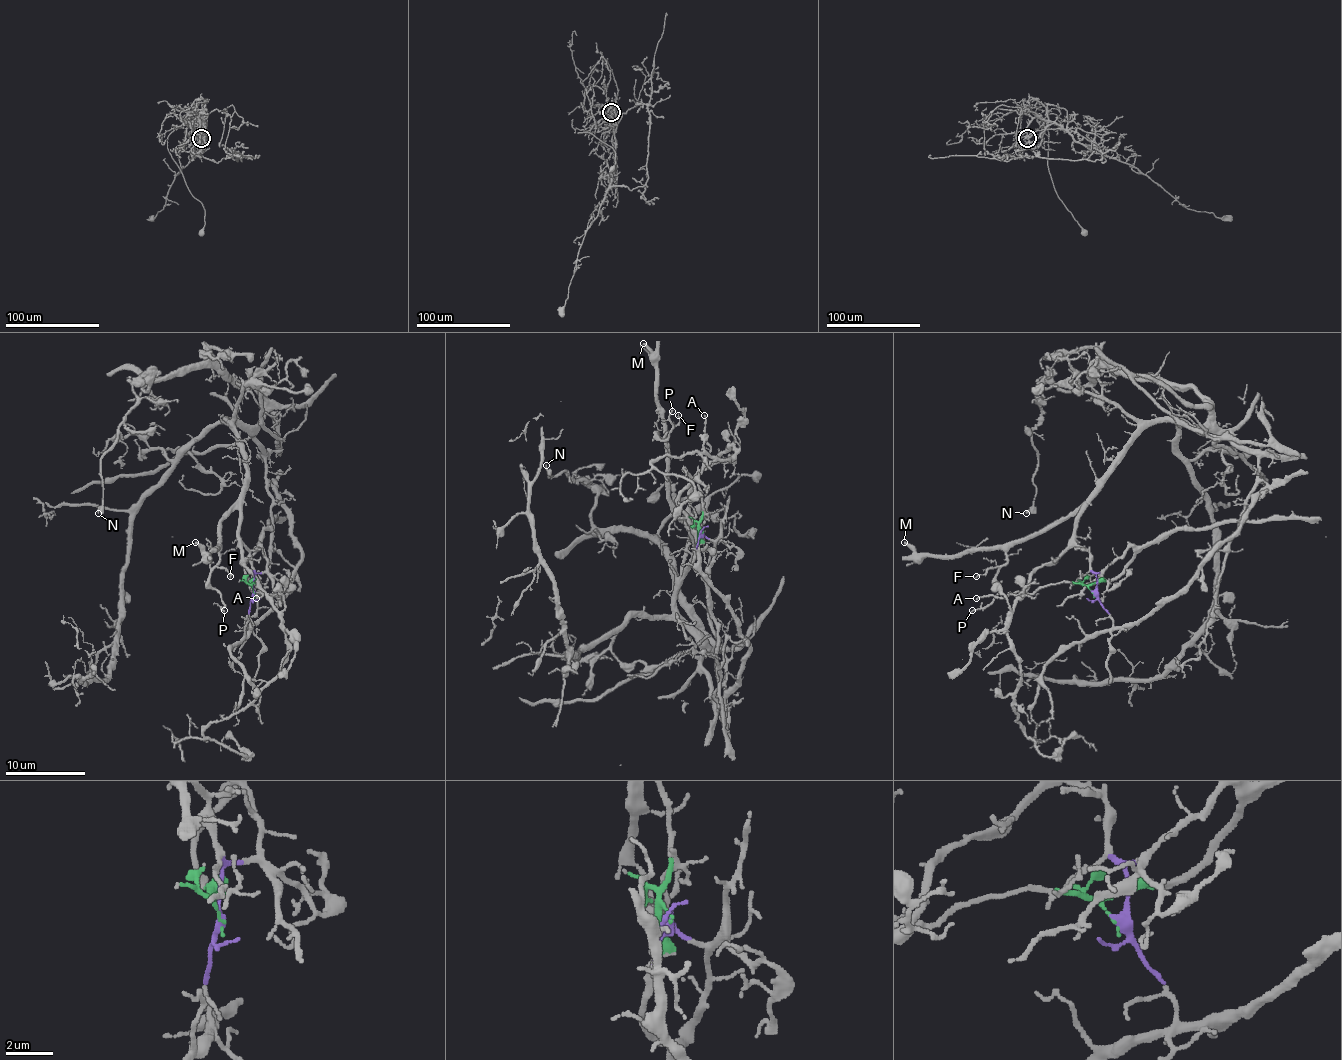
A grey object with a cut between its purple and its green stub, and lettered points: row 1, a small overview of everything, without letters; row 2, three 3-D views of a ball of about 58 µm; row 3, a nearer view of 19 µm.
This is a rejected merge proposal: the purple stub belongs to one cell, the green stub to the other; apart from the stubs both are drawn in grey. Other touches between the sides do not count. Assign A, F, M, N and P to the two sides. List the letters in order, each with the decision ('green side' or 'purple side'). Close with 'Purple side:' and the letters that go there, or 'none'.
A: green side
F: purple side
M: purple side
N: purple side
P: purple side
Purple side: F, M, N, P

